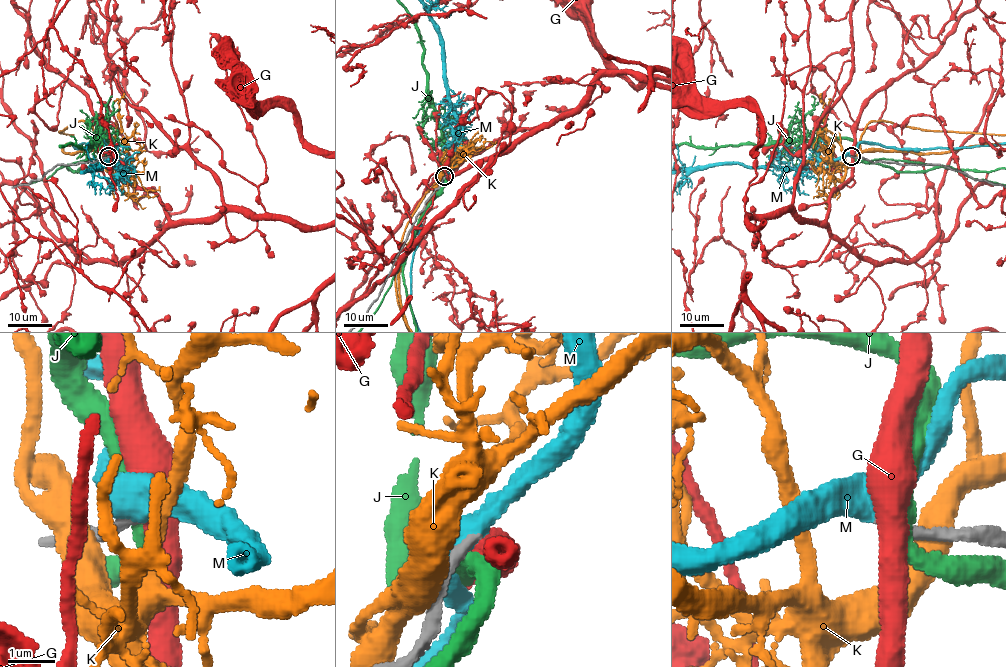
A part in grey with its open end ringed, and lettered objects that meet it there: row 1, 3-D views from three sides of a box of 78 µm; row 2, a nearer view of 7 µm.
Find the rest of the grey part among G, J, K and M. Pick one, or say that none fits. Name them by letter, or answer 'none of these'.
M

